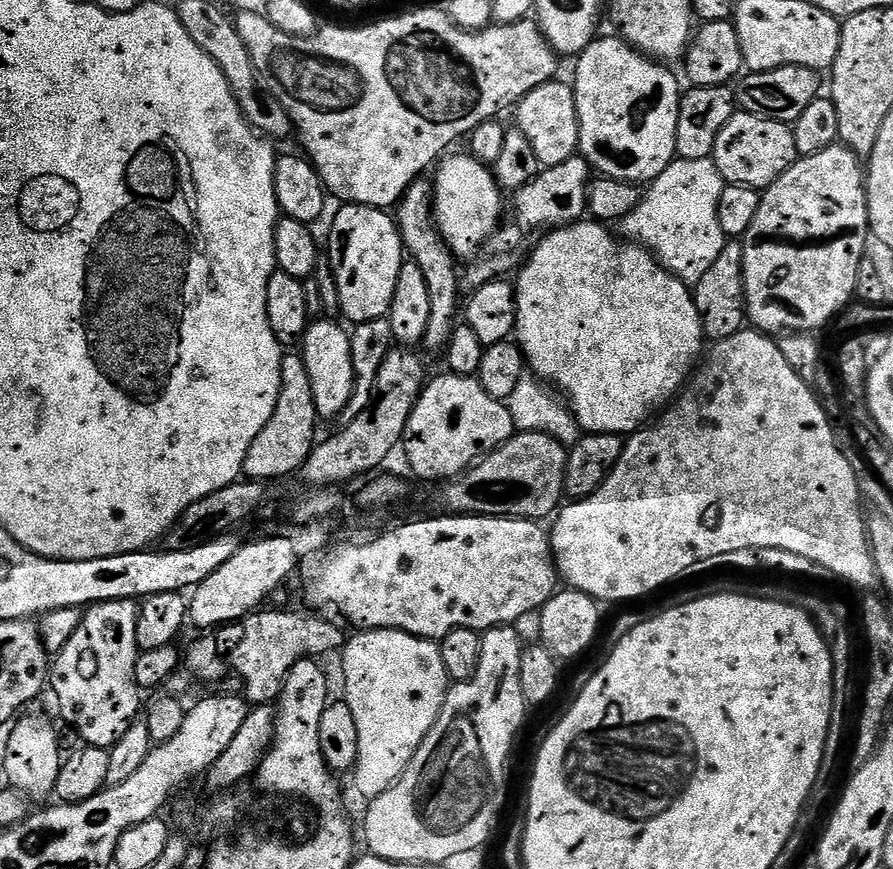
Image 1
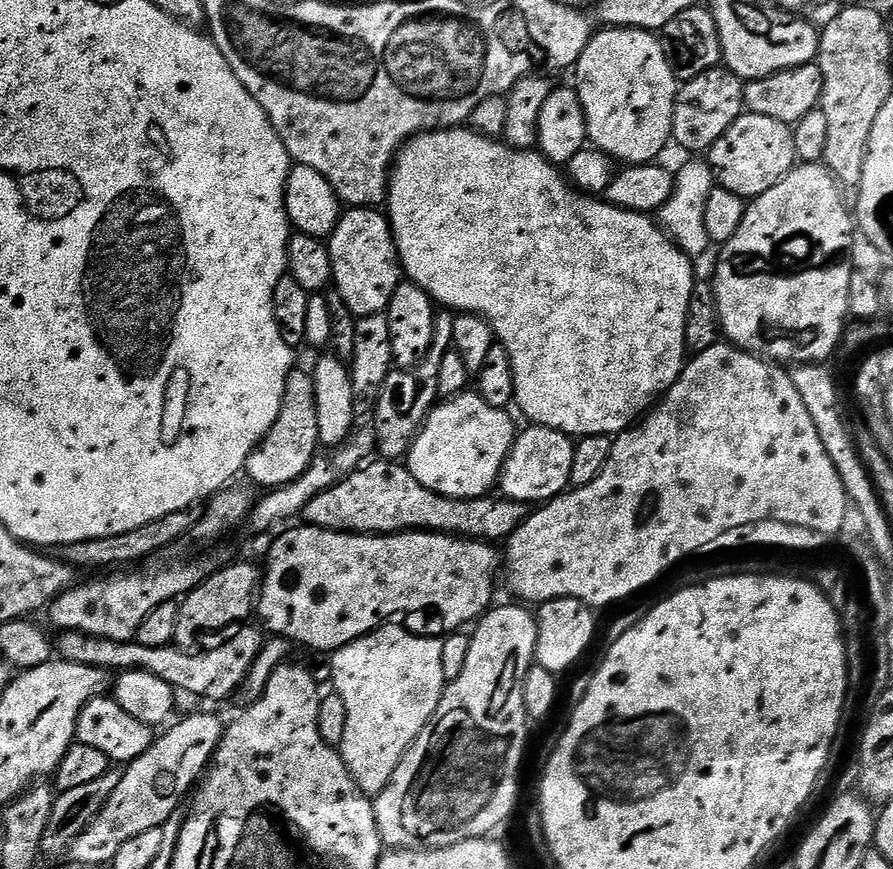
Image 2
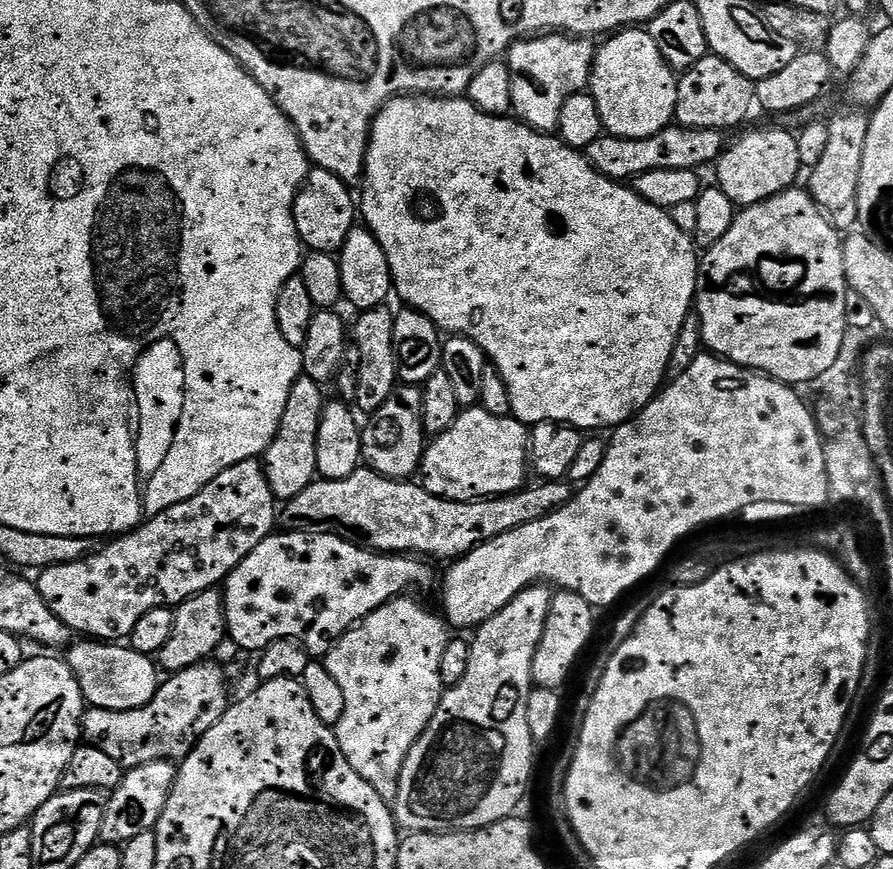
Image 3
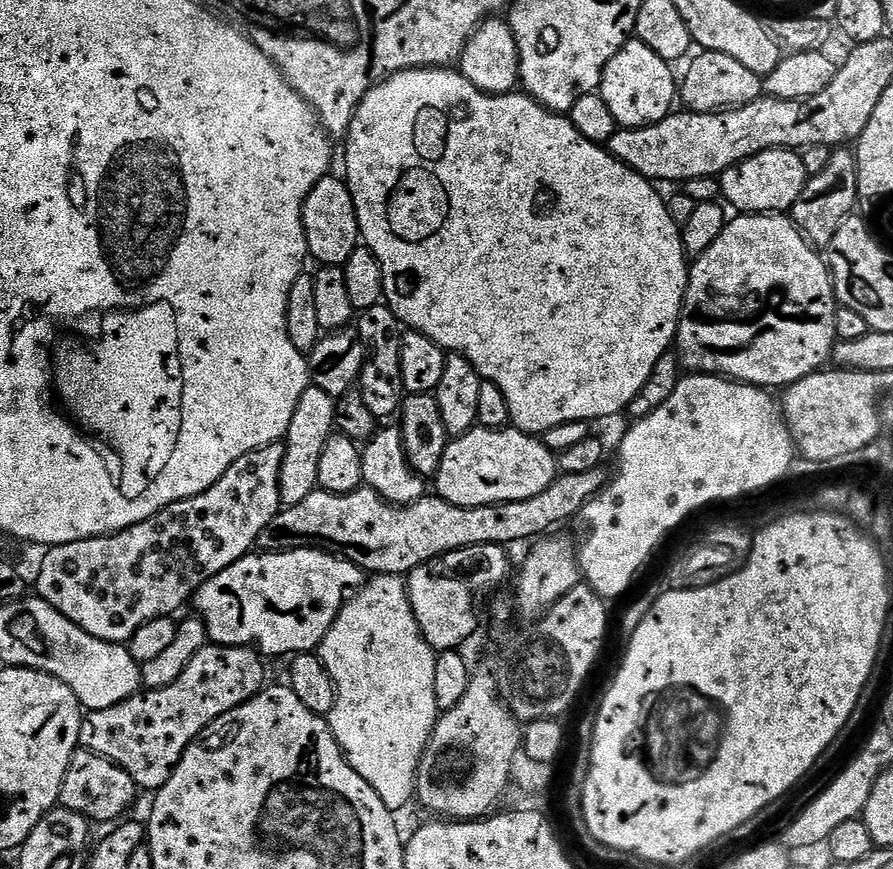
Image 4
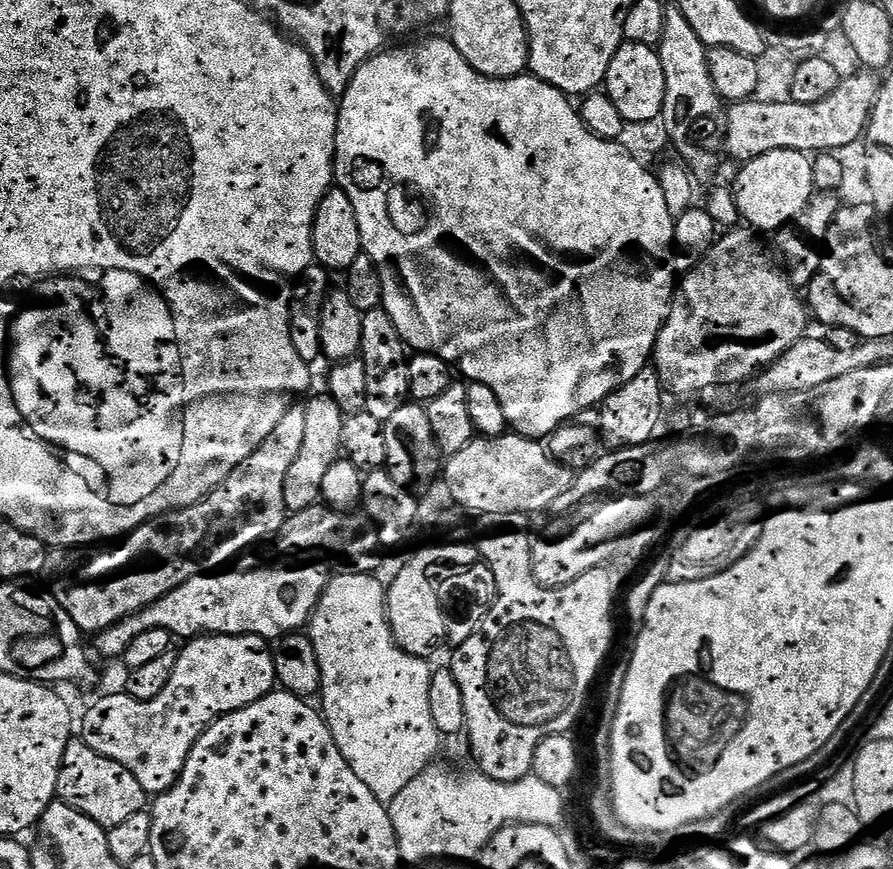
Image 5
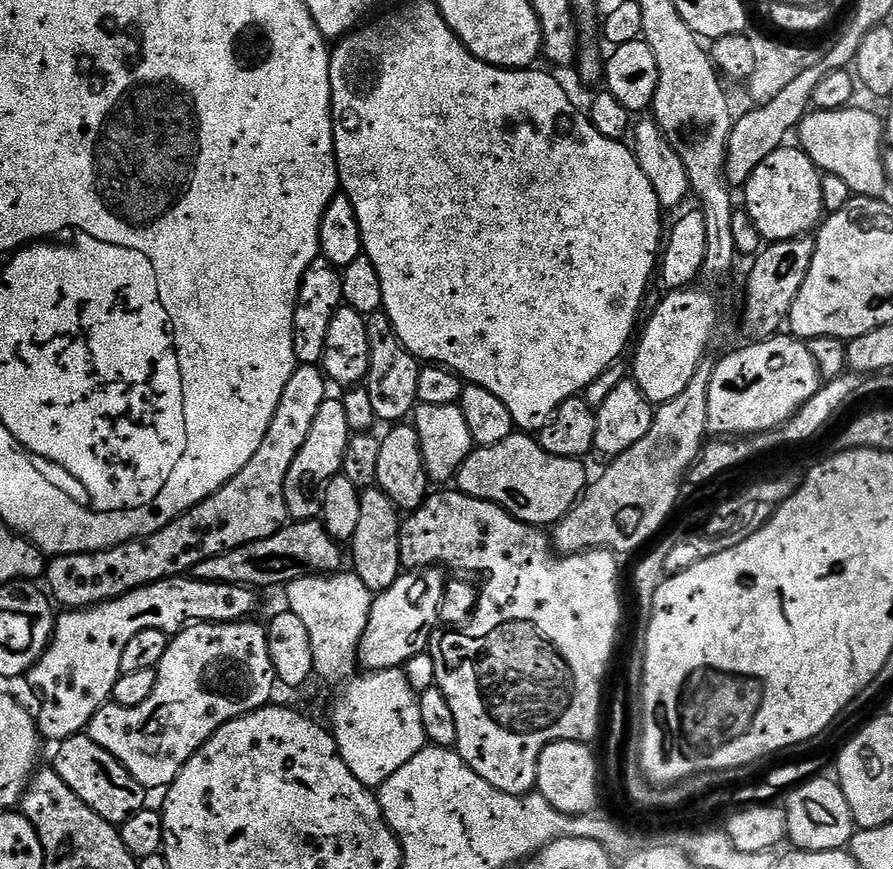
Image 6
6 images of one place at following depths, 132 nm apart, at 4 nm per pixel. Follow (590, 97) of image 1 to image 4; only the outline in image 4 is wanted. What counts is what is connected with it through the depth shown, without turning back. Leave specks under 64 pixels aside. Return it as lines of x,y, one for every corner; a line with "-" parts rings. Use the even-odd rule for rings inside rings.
629,38
622,50
610,58
600,79
598,94
610,106
620,128
645,128
647,124
662,122
673,111
678,96
678,80
672,77
673,65
662,59
650,46

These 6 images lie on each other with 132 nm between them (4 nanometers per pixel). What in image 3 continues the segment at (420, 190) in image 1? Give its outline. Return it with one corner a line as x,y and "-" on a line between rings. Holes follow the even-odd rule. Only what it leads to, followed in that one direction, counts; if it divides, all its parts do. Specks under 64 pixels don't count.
398,386
378,410
367,417
360,433
362,460
367,467
391,480
411,481
424,462
426,433
422,414
423,391
416,386

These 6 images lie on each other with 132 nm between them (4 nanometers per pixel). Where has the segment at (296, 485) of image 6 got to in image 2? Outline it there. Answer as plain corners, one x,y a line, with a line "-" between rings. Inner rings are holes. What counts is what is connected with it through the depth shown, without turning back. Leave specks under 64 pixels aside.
294,370
286,378
286,390
282,394
278,418
274,418
274,426
270,426
268,433
250,454
244,464
244,472
254,483
261,484
264,490
281,488
297,480
312,465
320,447
318,406
311,371

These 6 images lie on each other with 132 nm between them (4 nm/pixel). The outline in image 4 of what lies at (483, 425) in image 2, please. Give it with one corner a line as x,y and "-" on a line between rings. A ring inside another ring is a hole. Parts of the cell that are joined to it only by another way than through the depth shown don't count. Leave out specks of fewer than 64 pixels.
515,426
506,428
472,428
466,434
455,437
448,449
442,454
440,468
434,477
435,495
446,502
463,508
477,508
487,504
505,504
506,502
522,502
534,498
534,494
542,494
546,486
555,482
558,475
557,457
544,445
543,439
520,431

